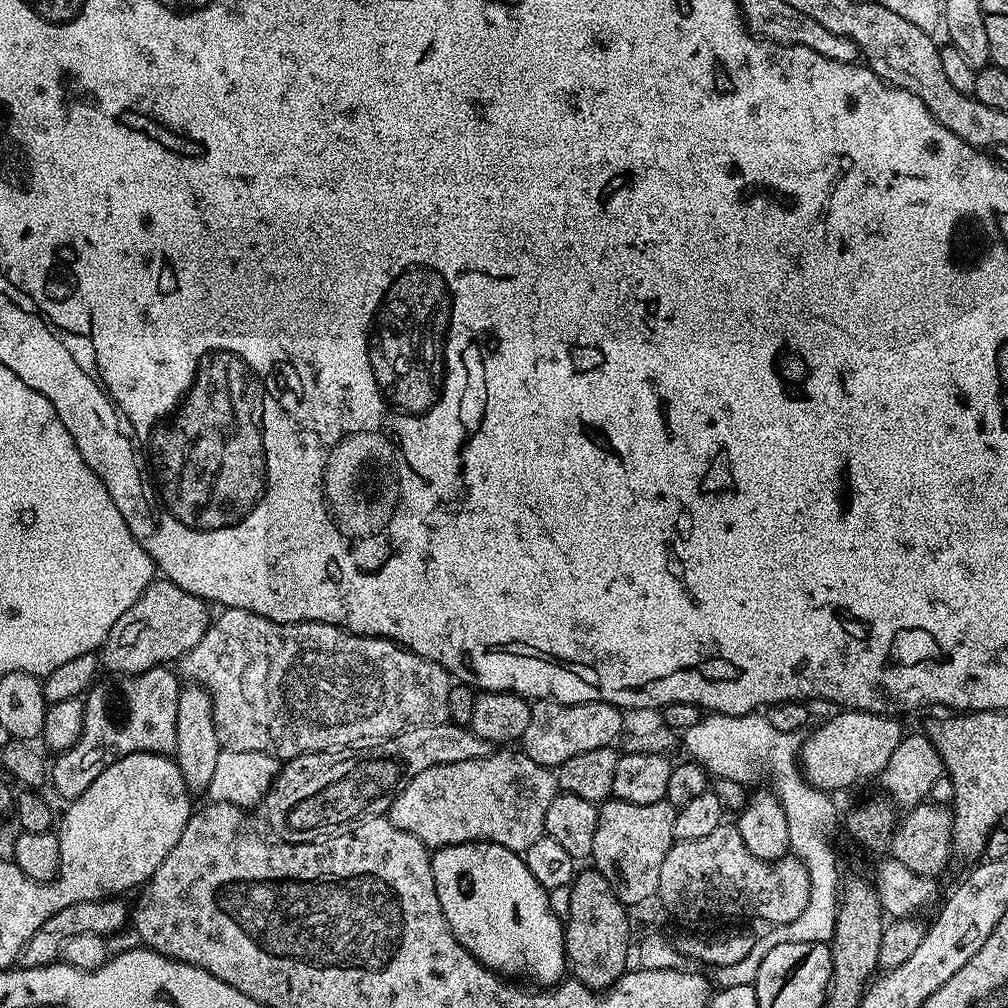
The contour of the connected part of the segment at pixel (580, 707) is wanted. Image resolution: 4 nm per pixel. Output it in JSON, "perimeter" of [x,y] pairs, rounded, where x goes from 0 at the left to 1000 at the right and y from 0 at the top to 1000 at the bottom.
{"perimeter":[[[529,694],[527,700],[526,720],[522,720],[518,745],[530,752],[530,756],[549,764],[562,756],[562,752],[569,752],[569,748],[608,741],[619,722],[620,707],[601,696],[559,698],[553,694]]]}

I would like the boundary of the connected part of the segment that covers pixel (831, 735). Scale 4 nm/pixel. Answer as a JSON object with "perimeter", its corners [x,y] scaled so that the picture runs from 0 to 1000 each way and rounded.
{"perimeter":[[[833,704],[830,705],[830,710],[825,710],[806,731],[799,733],[794,740],[794,761],[800,773],[809,780],[809,782],[816,782],[822,788],[829,788],[832,782],[841,782],[844,778],[849,778],[852,774],[861,774],[872,771],[873,765],[879,760],[879,756],[883,756],[883,748],[887,748],[887,744],[891,744],[891,736],[895,732],[895,725],[893,726],[892,713],[889,710],[872,710],[870,706],[850,706],[848,704]]]}

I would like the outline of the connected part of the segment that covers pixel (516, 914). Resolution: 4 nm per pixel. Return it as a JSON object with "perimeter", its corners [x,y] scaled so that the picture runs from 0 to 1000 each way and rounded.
{"perimeter":[[[473,835],[470,837],[451,837],[450,839],[432,842],[432,844],[428,846],[428,851],[431,879],[435,883],[435,895],[438,899],[438,907],[442,911],[446,923],[454,931],[456,938],[466,946],[470,946],[470,950],[474,950],[476,956],[487,960],[489,964],[500,970],[508,970],[504,968],[517,968],[520,972],[529,972],[529,974],[532,975],[529,977],[532,978],[551,978],[561,971],[560,917],[558,916],[557,910],[555,913],[555,911],[552,910],[551,903],[548,902],[548,893],[544,890],[547,889],[545,882],[538,880],[534,875],[534,871],[530,871],[530,867],[526,867],[526,863],[522,859],[522,855],[517,846],[507,845],[502,839]]]}

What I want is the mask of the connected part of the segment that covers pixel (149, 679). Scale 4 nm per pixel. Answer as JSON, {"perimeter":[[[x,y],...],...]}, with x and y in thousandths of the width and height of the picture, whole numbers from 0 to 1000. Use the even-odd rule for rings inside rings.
{"perimeter":[[[160,661],[150,663],[144,667],[138,667],[136,671],[125,671],[114,676],[116,679],[99,679],[92,678],[82,691],[83,711],[81,712],[80,730],[77,732],[71,742],[65,743],[55,751],[56,755],[50,758],[50,778],[56,781],[58,789],[63,793],[63,796],[75,794],[81,788],[81,784],[85,784],[85,780],[89,780],[89,776],[93,776],[93,772],[97,772],[97,768],[101,768],[101,764],[105,764],[105,760],[109,760],[114,754],[120,754],[122,750],[128,750],[134,746],[157,746],[160,748],[171,748],[175,744],[175,733],[177,732],[177,688],[181,682],[180,676],[177,674],[176,668],[170,662]]]}

